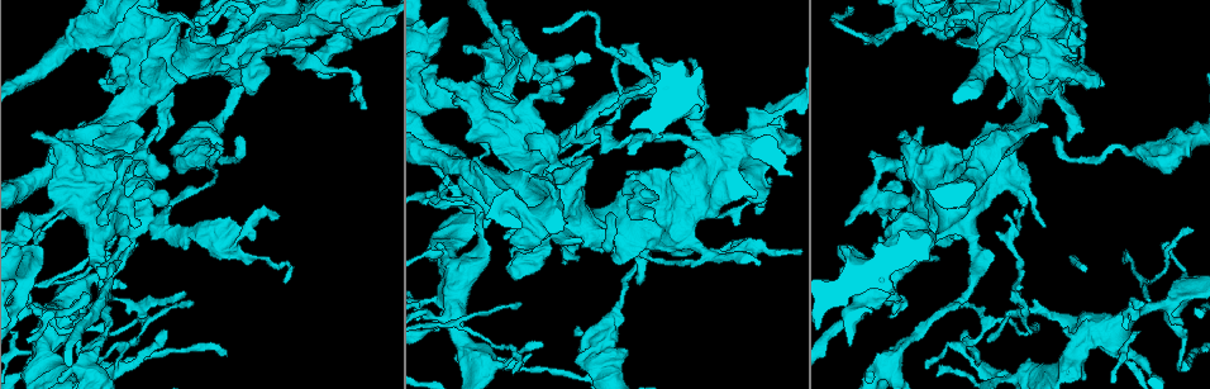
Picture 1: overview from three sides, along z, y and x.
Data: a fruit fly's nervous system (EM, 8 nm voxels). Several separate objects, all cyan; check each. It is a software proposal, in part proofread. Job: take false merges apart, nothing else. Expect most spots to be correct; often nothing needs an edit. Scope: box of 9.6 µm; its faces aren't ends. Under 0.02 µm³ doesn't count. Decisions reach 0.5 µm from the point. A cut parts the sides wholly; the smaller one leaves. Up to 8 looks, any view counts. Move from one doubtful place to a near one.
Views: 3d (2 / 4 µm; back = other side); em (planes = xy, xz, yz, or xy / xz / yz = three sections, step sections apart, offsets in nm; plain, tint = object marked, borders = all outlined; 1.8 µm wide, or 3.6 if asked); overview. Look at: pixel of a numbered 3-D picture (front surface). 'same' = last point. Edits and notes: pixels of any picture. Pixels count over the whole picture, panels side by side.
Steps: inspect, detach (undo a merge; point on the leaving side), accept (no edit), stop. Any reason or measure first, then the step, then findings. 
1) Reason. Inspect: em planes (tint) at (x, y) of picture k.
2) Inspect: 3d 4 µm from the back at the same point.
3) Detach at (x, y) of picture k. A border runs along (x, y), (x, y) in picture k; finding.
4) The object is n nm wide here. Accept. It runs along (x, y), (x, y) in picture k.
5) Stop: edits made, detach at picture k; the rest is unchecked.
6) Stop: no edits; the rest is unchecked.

Closes a loop. Inspect: em yz step 4 (tint) at (235, 48) of picture 1.

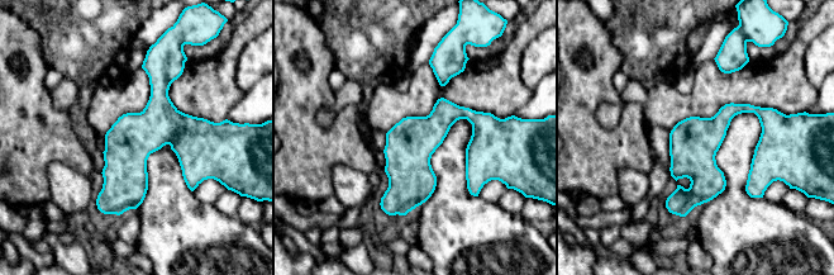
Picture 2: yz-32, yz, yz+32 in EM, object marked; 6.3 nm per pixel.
Inspect: em planes (borders) at the same point.

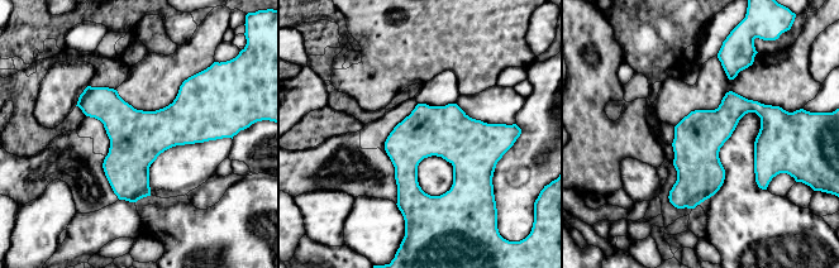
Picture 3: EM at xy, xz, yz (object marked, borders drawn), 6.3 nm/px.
Accept. It runs along (780, 127), (738, 108), (672, 199) in picture 3; all the same neuron.

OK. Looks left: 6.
Arms part here. Inspect: 3d 2 µm from the back at (712, 254) of picture 1.

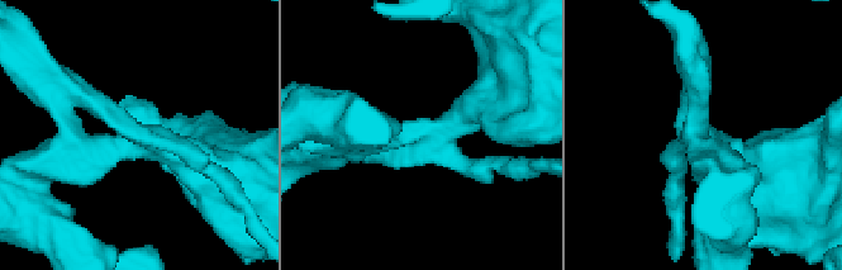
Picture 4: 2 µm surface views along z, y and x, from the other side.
Shape alone is not enough. Inspect: em planes (tint) at (423, 134) of picture 4.

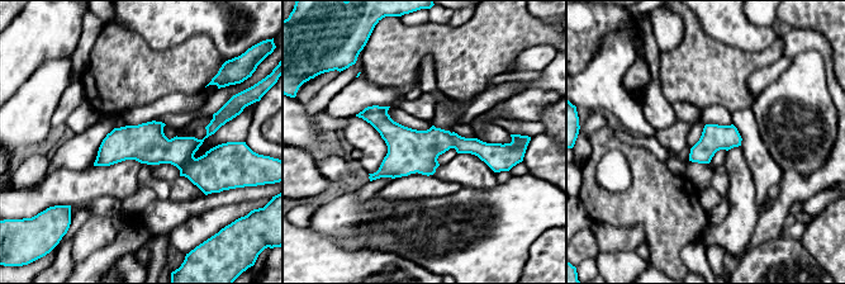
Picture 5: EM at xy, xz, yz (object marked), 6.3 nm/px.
Accept. It runs along (362, 114), (400, 141), (501, 148) in picture 5; one neuron here.

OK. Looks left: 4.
Sharp bend. Inspect: 3d 4 µm at (574, 207) of picture 1.

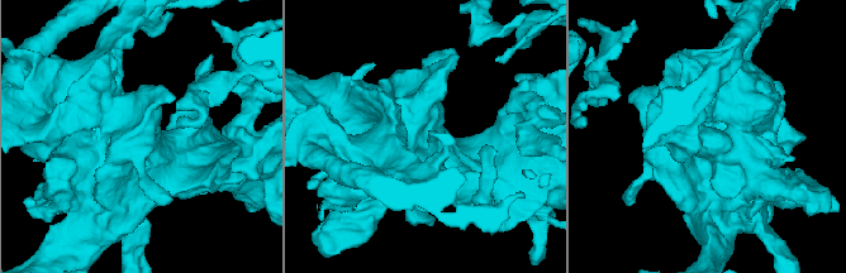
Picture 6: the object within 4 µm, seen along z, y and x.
Shape alone is not enough. Inspect: em 3.6 µm xy step 4 (tint) at (421, 135) of picture 6.

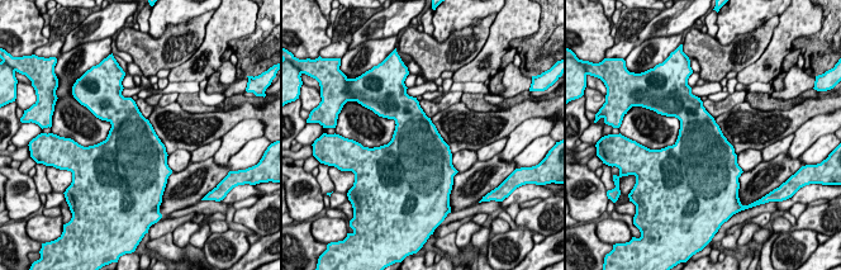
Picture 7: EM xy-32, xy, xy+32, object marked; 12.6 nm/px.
Accept. Continuous, no second neuron.

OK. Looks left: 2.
Small branch off a trunk. Inspect: 3d 4 µm at (355, 20) of picture 1.

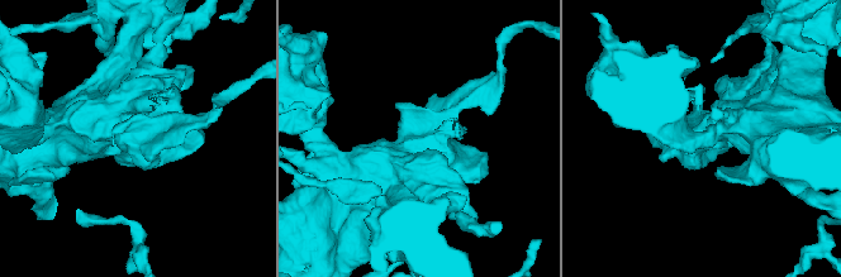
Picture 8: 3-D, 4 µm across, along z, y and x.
Need the tissue. Inspect: em planes (borders) at (422, 143) of picture 8.

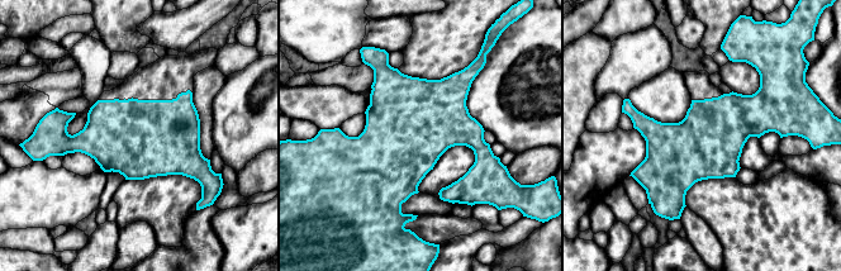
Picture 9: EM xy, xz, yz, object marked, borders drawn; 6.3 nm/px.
Accept. All the same neuron.

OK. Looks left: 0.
Stop: no edits; the rest is unchecked.

